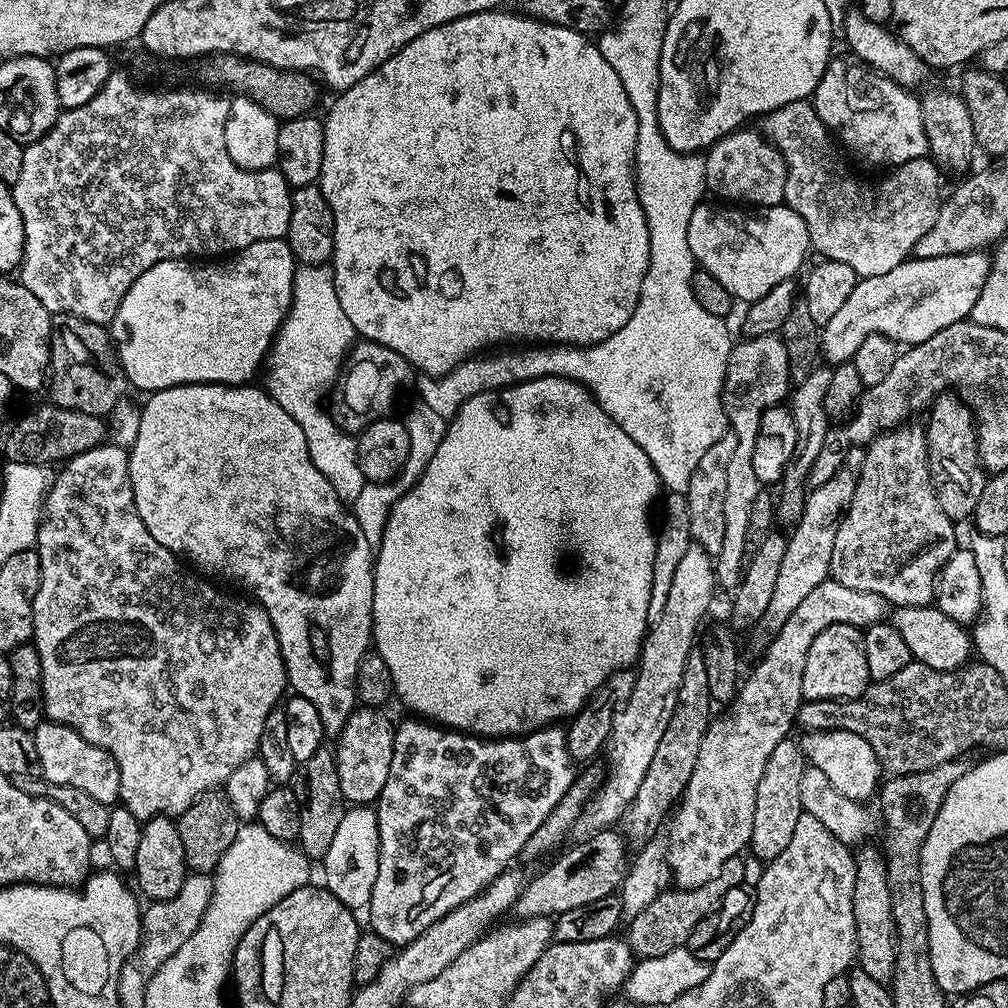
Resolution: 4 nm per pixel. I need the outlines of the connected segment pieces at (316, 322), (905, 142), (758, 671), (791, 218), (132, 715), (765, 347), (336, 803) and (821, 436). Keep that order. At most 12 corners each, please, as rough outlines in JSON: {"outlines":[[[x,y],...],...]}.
{"outlines":[[[297,267],[262,384],[346,506],[366,481],[326,397],[356,339],[331,267]],[[847,55],[818,118],[868,164],[925,159],[919,99]],[[824,580],[713,719],[666,835],[697,888],[751,845],[758,778],[789,739],[810,642],[890,605]],[[701,202],[690,250],[737,301],[797,275],[802,214]],[[127,447],[55,473],[44,715],[178,818],[259,753],[276,631],[150,538]],[[779,335],[733,343],[720,397],[736,445],[716,583],[744,573],[750,506],[762,490],[754,441],[790,392]],[[333,749],[298,768],[300,839],[323,861],[346,801]],[[831,367],[790,392],[798,439],[774,500],[776,520],[802,518],[810,466],[828,441]]]}

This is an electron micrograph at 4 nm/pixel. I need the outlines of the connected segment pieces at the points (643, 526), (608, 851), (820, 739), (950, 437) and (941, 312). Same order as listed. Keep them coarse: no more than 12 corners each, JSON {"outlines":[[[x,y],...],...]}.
{"outlines":[[[578,382],[476,394],[374,552],[469,736],[635,665],[662,485]],[[605,830],[525,883],[519,919],[552,918],[619,889],[623,835]],[[804,732],[805,761],[834,790],[868,802],[880,760],[862,734]],[[951,390],[924,441],[940,511],[975,517],[986,469],[976,417]],[[981,250],[857,279],[822,325],[823,359],[871,336],[921,344],[969,319]]]}

